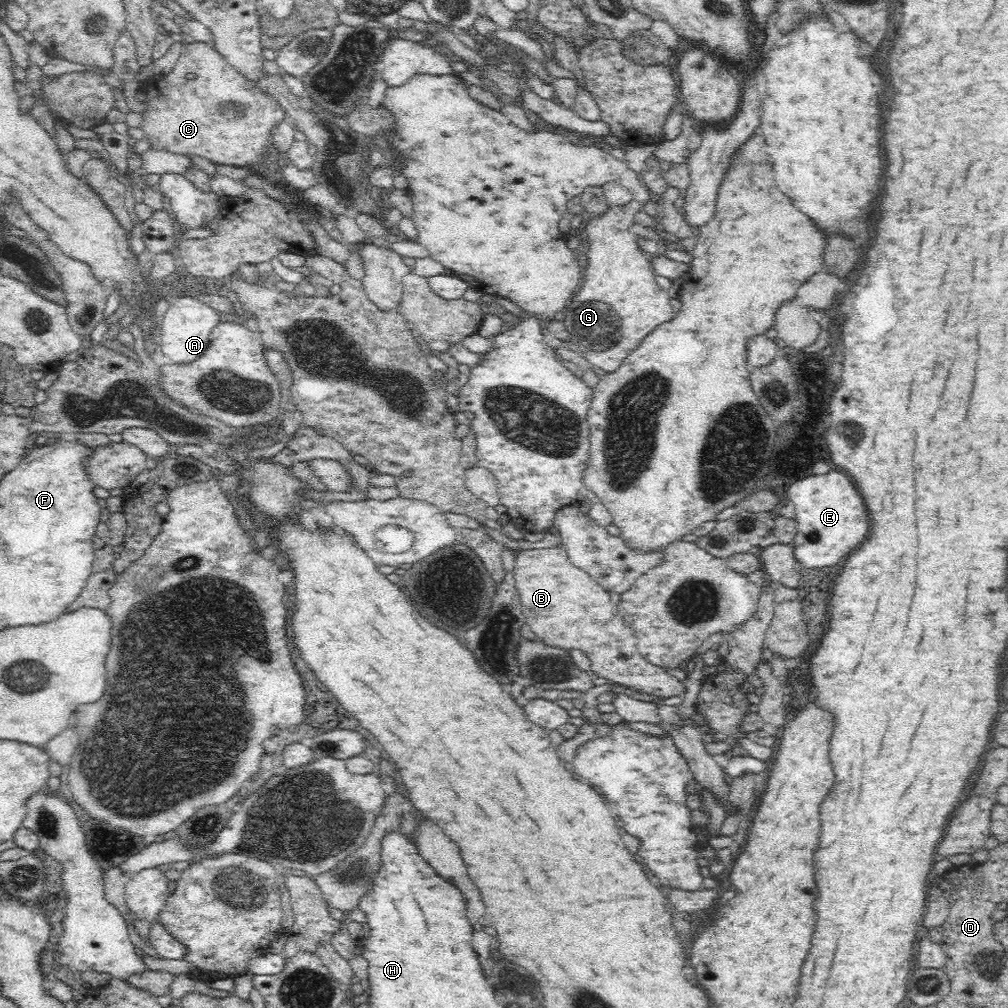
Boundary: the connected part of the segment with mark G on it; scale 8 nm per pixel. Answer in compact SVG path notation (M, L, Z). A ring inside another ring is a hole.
M636 200L620 207L609 207L604 215L586 218L583 224L586 238L588 238L588 252L586 252L586 268L580 286L567 300L562 311L561 319L577 336L577 348L585 362L590 362L593 369L600 369L604 373L615 372L622 364L625 356L640 344L640 341L653 328L674 318L676 312L670 305L667 291L662 289L655 280L656 273L652 267L649 255L638 246L638 236L630 229L635 225L634 217L643 206Z

